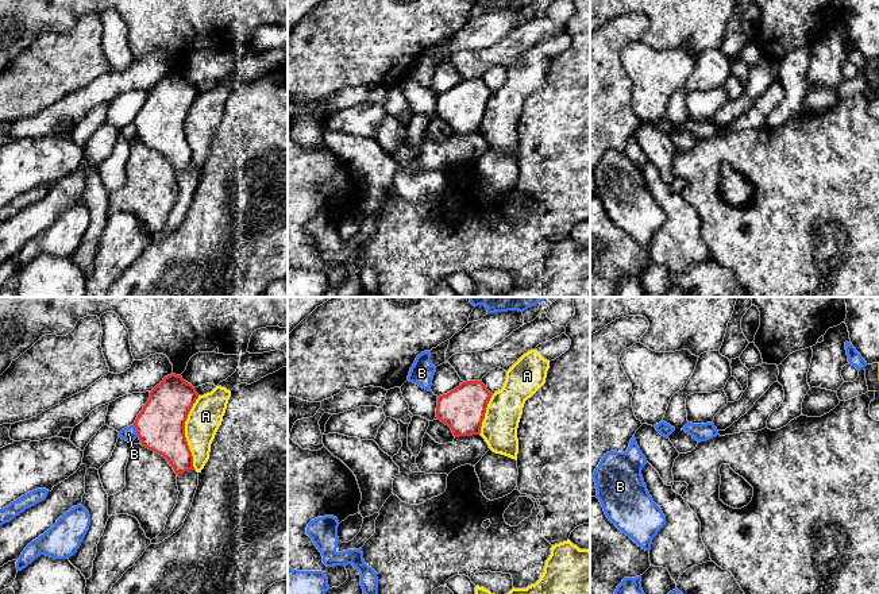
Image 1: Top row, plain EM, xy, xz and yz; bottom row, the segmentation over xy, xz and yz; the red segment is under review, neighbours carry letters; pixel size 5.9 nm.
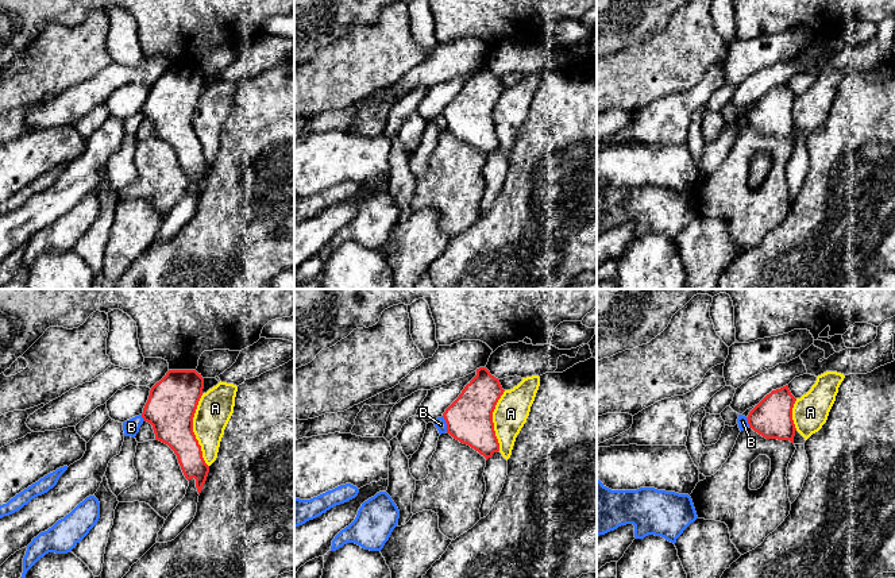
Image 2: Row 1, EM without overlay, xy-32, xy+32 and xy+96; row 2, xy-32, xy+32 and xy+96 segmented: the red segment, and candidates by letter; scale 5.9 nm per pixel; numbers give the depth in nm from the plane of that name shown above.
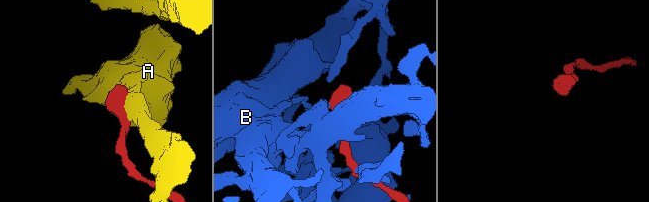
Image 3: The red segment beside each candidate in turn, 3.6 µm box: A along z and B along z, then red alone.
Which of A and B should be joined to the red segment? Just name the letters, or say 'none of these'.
none of these

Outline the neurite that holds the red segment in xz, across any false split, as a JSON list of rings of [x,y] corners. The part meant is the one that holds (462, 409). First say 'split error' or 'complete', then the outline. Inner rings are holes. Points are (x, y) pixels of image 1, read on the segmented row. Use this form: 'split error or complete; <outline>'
complete; [[[482,381],[462,382],[437,397],[436,417],[451,428],[455,437],[479,435],[491,396]]]

